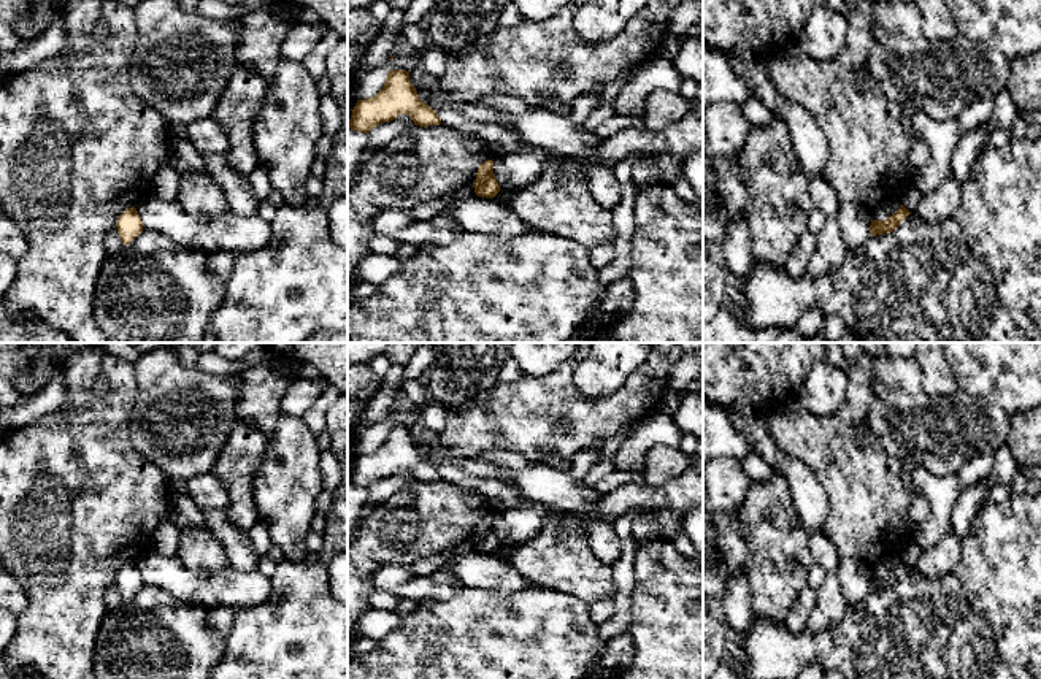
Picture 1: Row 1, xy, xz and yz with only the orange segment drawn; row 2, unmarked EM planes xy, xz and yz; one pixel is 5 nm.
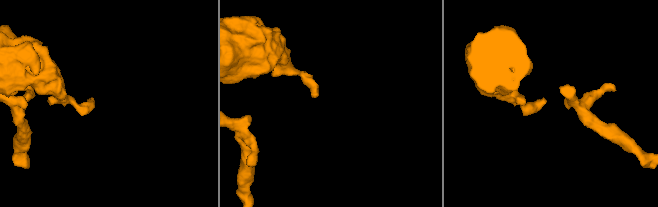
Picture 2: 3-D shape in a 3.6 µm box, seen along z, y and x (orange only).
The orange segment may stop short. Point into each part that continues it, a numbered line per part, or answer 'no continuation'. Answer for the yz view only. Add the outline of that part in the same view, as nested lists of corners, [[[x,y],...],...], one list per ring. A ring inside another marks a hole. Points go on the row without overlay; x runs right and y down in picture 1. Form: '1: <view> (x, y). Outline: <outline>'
no continuation

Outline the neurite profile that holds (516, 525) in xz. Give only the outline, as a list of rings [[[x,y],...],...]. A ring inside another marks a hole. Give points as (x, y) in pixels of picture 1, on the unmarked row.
[[[533,501],[506,511],[497,509],[494,514],[494,530],[500,544],[516,546],[527,543],[541,530],[546,514],[546,504]]]

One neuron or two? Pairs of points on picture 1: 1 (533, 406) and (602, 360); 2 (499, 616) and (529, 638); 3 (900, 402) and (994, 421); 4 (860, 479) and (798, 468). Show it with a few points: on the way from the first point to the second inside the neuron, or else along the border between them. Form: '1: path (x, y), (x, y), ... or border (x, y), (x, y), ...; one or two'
1: border (581, 359), (575, 387), (586, 398), (605, 397); two
2: path (507, 624), (521, 638); one
3: path (924, 419), (970, 421); one
4: border (779, 448), (797, 457), (810, 470), (827, 503); two

